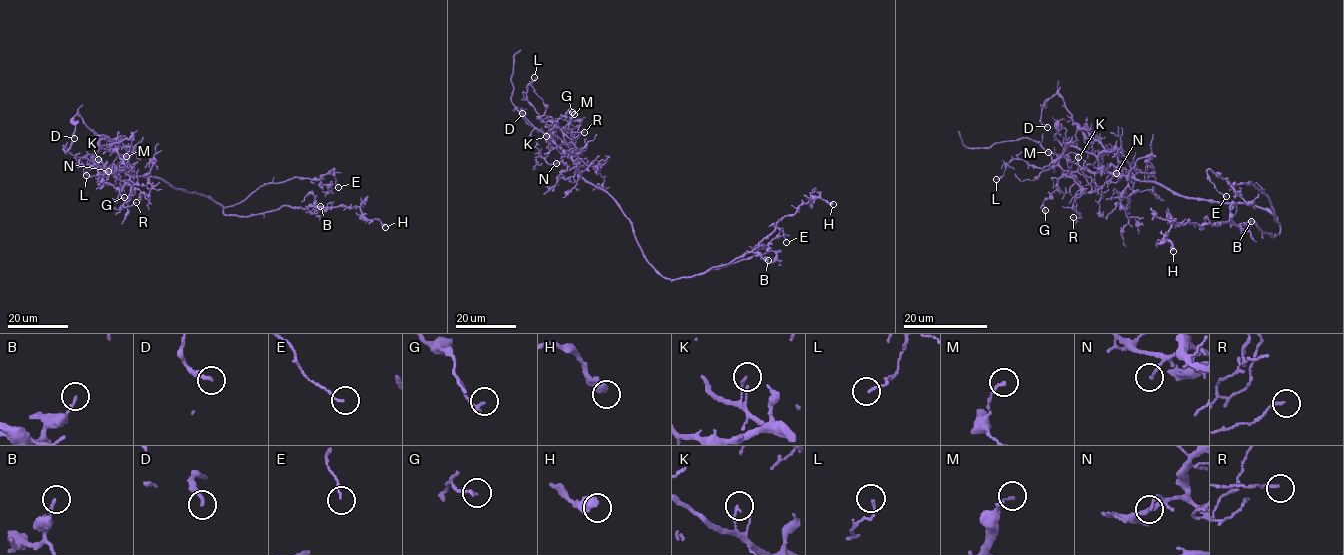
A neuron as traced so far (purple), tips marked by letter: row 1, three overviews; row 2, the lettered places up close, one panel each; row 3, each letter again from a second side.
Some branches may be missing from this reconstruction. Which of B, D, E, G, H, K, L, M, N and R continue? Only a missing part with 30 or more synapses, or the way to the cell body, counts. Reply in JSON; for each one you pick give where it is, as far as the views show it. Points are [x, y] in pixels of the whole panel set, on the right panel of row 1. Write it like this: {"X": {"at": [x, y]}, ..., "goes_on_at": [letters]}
{"goes_on_at": []}

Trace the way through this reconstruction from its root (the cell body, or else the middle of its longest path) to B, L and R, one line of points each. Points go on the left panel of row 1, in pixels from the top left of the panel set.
B: (190, 193), (209, 196), (223, 208), (225, 215), (249, 216), (284, 206), (314, 212), (320, 206)
L: (190, 193), (158, 178), (137, 177), (130, 172), (100, 169), (95, 166), (88, 169), (79, 161), (86, 175)
R: (190, 193), (158, 178), (104, 169), (130, 185), (123, 207), (136, 202)

